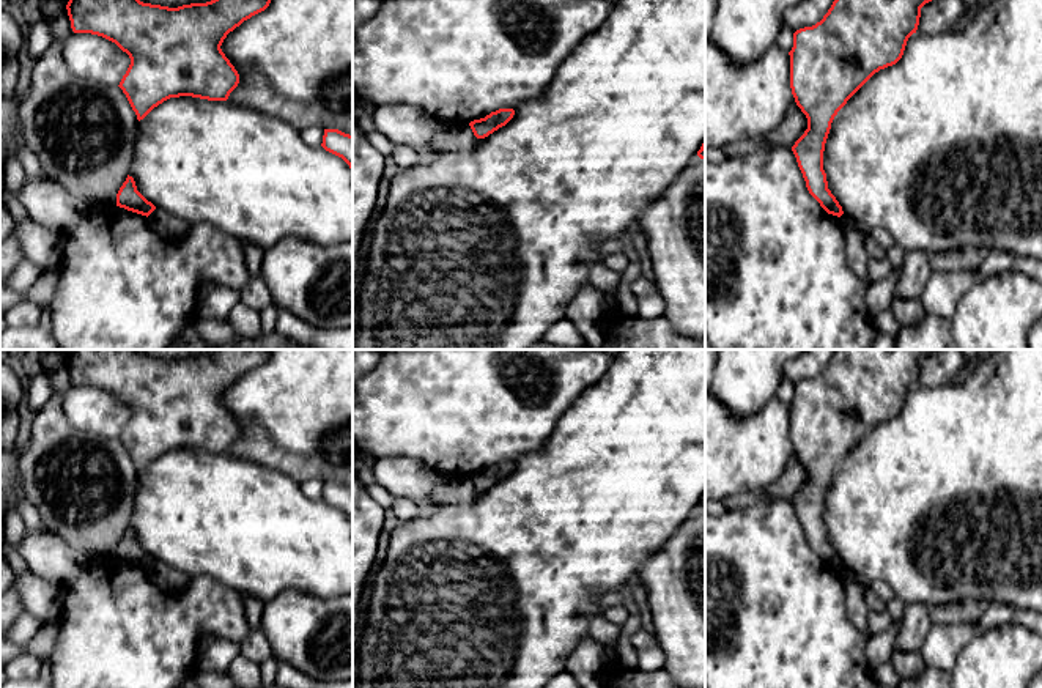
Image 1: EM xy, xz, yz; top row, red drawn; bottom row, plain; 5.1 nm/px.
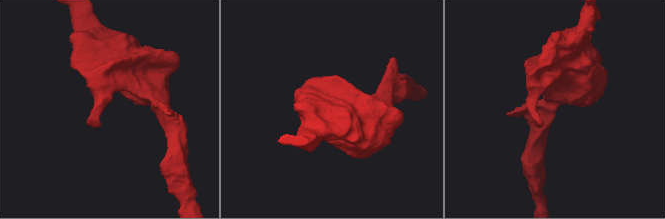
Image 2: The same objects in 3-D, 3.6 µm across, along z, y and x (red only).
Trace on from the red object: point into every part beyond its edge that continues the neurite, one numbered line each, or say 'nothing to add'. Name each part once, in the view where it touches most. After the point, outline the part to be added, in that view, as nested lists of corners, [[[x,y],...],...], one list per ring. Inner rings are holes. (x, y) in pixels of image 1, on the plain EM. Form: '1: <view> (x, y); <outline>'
nothing to add

